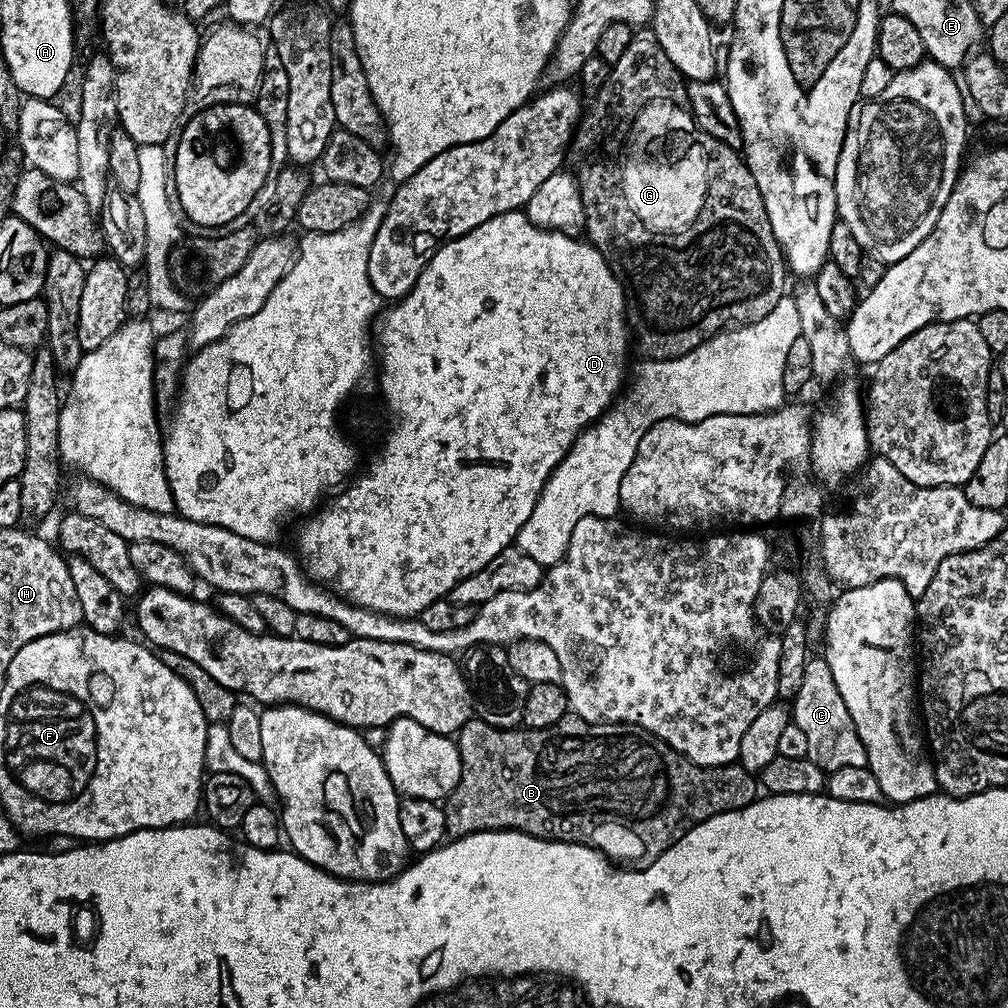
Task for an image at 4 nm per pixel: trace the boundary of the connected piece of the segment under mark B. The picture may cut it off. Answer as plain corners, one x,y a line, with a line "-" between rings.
569,714
549,728
495,728
473,718
460,727
455,741
462,758
462,774
443,805
448,836
452,838
475,832
525,832
543,840
589,844
609,861
624,866
647,866
694,825
714,818
714,814
738,810
758,796
753,773
738,762
703,768
636,724
591,724

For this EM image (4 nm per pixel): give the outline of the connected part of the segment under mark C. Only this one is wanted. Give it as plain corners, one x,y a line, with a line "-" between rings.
810,658
806,662
806,674
802,674
802,686
791,701
790,716
799,729
806,734
809,752
807,759
812,760
825,773
842,770
842,766
858,766
866,768
866,746
862,746
862,738
858,738
858,730
854,726
854,718
850,718
850,710
846,710
846,702
842,702
842,694
838,694
838,686
834,686
834,674
830,674
830,666
822,658

